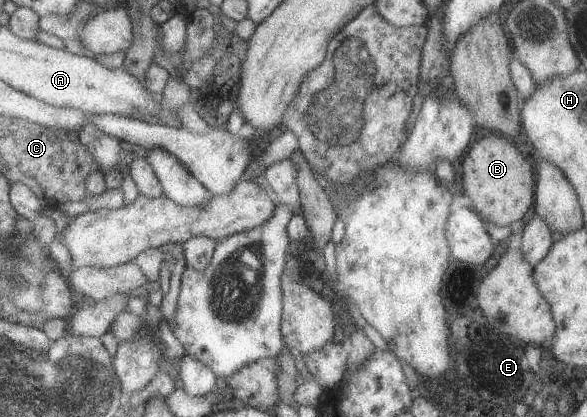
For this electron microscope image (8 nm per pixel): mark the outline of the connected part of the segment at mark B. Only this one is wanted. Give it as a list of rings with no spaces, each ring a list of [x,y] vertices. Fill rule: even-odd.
[[[482,133],[481,139],[472,143],[470,148],[466,149],[463,157],[460,159],[461,179],[457,185],[459,192],[465,193],[472,202],[472,207],[476,209],[477,214],[482,220],[492,223],[496,227],[504,225],[517,226],[526,211],[533,204],[534,173],[530,165],[522,158],[514,147],[510,139],[496,133]]]

